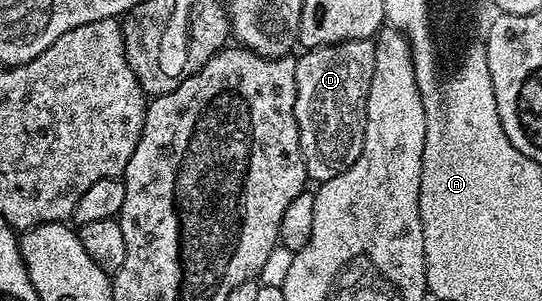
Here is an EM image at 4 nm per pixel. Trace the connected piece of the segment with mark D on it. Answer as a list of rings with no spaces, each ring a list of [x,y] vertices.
[[[351,40],[341,44],[327,44],[321,48],[310,48],[303,53],[304,57],[296,60],[296,97],[294,98],[294,118],[298,122],[298,138],[300,139],[300,149],[302,158],[306,166],[306,174],[309,181],[323,182],[332,180],[338,174],[342,174],[354,162],[358,162],[358,154],[362,154],[364,145],[364,131],[366,130],[366,102],[370,94],[370,78],[374,78],[374,50],[375,43],[372,40]]]

